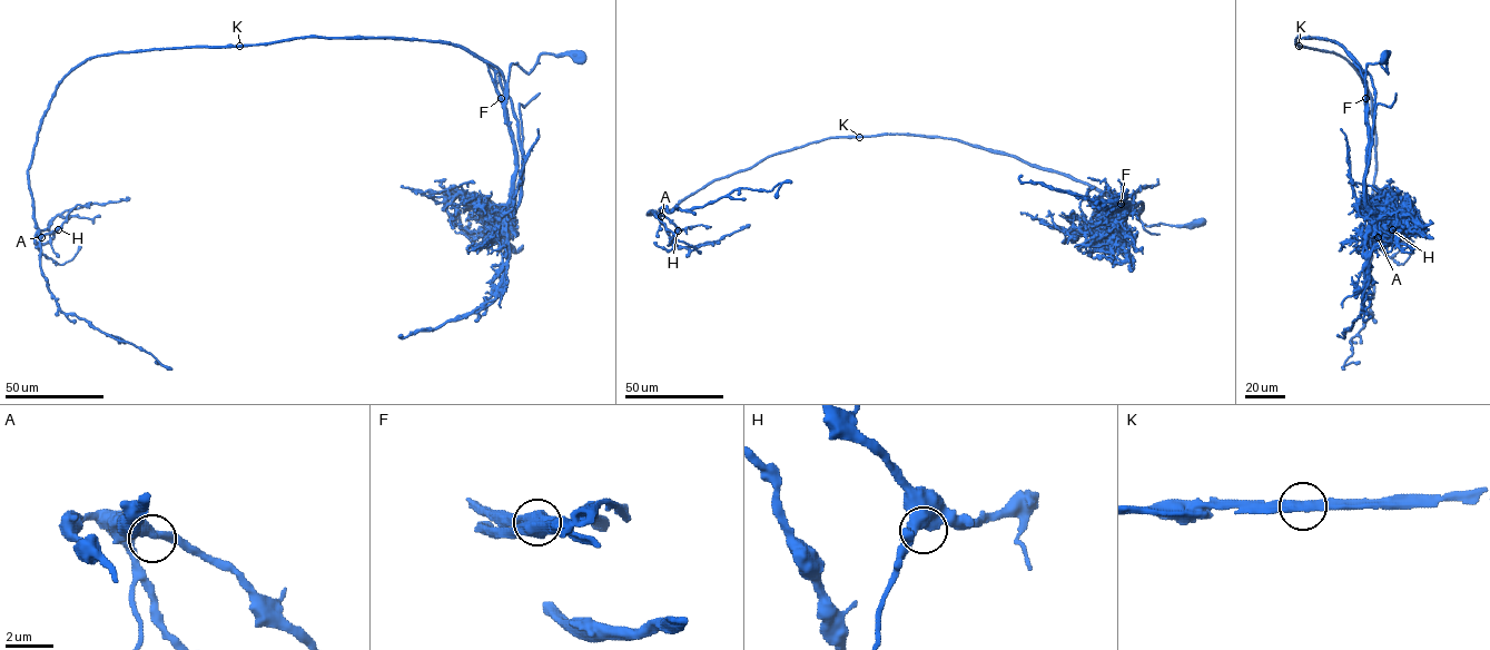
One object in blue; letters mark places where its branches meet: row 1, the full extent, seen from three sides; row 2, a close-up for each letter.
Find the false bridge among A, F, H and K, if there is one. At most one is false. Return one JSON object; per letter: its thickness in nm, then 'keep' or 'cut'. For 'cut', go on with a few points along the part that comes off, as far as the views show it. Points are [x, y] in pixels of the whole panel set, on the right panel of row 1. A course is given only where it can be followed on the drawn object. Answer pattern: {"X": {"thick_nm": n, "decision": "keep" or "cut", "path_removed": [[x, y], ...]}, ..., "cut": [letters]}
{"A": {"thick_nm": 500, "decision": "keep"}, "F": {"thick_nm": 800, "decision": "cut", "path_removed": [[1365, 98], [1369, 141], [1363, 189], [1370, 217], [1364, 245], [1365, 298], [1362, 312], [1343, 334]]}, "H": {"thick_nm": 600, "decision": "keep"}, "K": {"thick_nm": 400, "decision": "keep"}, "cut": ["F"]}

